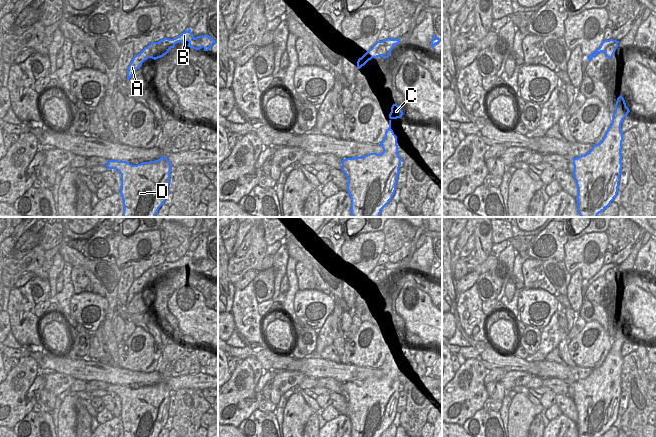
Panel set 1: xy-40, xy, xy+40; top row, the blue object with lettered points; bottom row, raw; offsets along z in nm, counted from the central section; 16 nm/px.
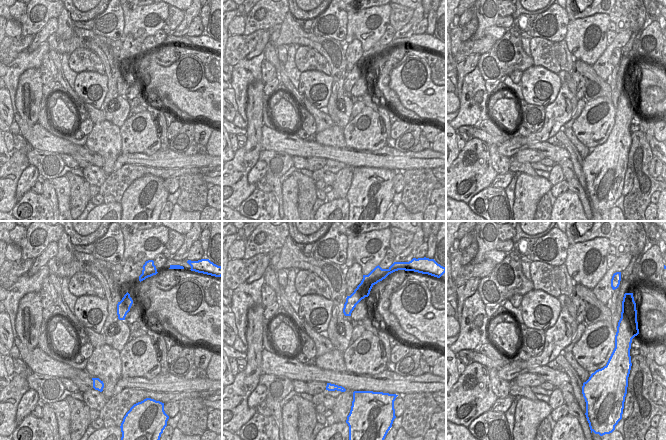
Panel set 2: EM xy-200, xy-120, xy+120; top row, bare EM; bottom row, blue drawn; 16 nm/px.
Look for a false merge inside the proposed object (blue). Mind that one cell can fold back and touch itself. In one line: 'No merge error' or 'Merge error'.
Merge error

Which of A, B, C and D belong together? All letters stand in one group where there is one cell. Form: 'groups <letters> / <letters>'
groups A B / C D

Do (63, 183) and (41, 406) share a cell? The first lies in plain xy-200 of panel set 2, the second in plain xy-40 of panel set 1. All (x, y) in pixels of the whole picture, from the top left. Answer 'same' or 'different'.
different

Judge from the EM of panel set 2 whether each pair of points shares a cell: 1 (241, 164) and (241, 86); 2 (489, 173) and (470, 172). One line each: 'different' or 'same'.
1: different
2: same

